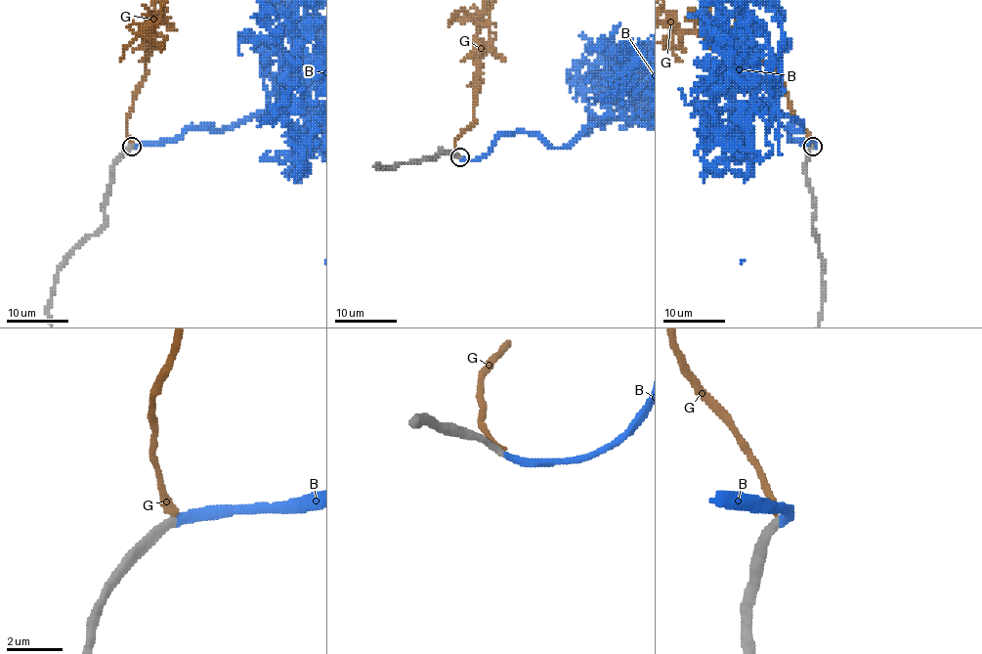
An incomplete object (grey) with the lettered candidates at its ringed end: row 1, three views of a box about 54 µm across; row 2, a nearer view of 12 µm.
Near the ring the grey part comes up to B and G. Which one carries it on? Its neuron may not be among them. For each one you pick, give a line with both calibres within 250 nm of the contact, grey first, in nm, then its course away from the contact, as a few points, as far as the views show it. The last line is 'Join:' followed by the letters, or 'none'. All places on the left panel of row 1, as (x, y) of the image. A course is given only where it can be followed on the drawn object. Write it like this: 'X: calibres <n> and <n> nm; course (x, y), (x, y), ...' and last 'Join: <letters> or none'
B: calibres 300 and 320 nm
Join: B

